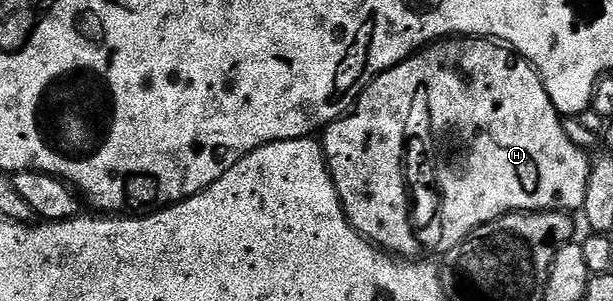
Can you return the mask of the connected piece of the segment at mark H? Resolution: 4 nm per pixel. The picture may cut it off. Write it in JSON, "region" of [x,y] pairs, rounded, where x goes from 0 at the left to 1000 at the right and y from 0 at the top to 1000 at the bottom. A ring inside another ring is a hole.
{"region":[[[744,120],[741,130],[718,130],[679,173],[651,216],[644,216],[635,236],[618,246],[605,266],[599,299],[586,319],[584,336],[573,352],[569,372],[558,395],[545,402],[540,415],[532,419],[524,442],[524,478],[527,485],[527,512],[533,532],[533,551],[540,571],[543,608],[550,621],[550,648],[560,678],[560,698],[566,718],[566,734],[576,751],[589,784],[599,791],[607,814],[617,814],[620,827],[643,847],[651,860],[684,860],[688,841],[711,841],[721,847],[731,841],[739,821],[746,821],[767,774],[778,767],[778,754],[785,754],[791,741],[798,741],[804,728],[821,721],[825,708],[902,708],[907,701],[938,701],[949,698],[954,674],[954,635],[961,621],[961,581],[964,578],[966,525],[958,522],[959,498],[956,492],[938,482],[930,472],[922,449],[922,422],[918,419],[920,392],[902,355],[902,342],[896,329],[896,316],[889,302],[889,289],[883,276],[879,243],[845,176],[835,169],[829,153],[819,143],[809,143],[801,130],[783,130],[778,123]]]}

